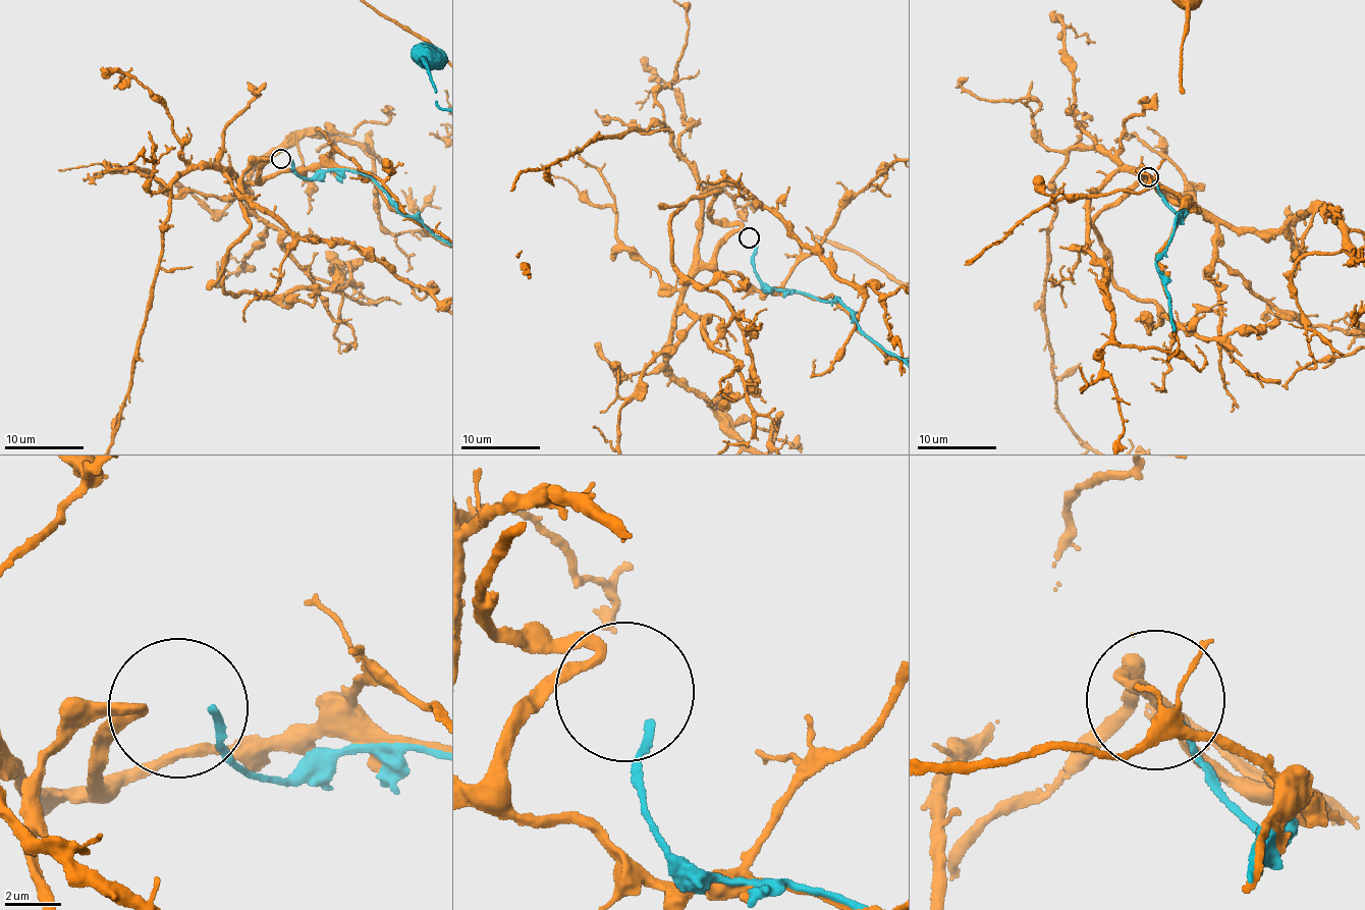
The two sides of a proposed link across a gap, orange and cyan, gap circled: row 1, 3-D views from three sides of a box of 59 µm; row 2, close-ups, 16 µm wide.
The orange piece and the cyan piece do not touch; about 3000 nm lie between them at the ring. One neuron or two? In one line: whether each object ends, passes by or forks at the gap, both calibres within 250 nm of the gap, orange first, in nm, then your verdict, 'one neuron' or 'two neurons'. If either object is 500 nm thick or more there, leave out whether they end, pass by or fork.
orange passes by; cyan ends; calibres 360 and 240 nm; two neurons

